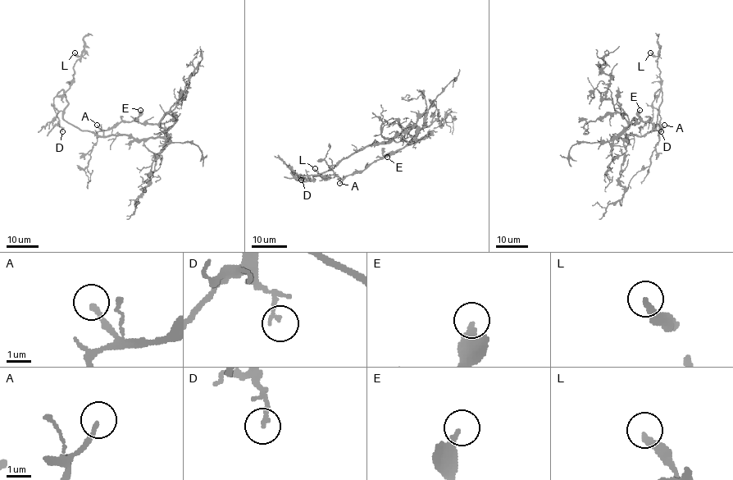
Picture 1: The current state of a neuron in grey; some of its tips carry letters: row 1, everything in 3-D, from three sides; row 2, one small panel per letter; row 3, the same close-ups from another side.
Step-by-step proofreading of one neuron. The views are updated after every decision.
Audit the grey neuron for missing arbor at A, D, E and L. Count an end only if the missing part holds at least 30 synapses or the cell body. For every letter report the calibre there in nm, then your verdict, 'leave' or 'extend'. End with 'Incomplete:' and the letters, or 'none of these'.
A: 180 nm | leave
D: 190 nm | leave
E: 300 nm | leave
L: 240 nm | leave
Incomplete: none of these

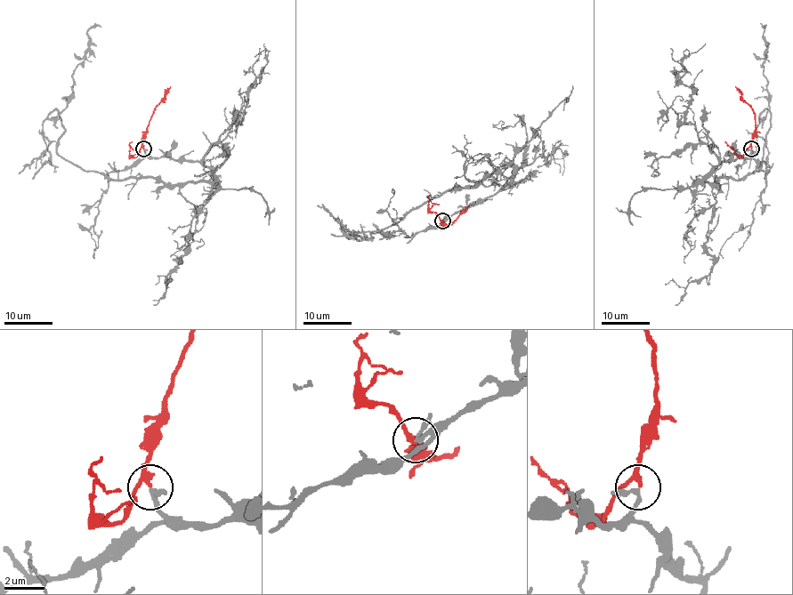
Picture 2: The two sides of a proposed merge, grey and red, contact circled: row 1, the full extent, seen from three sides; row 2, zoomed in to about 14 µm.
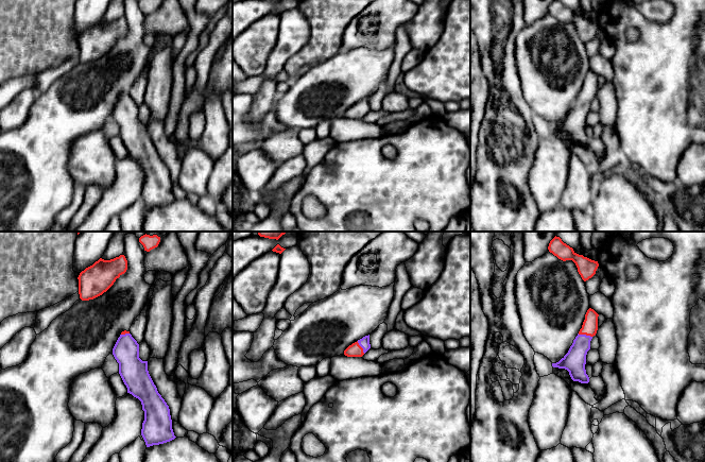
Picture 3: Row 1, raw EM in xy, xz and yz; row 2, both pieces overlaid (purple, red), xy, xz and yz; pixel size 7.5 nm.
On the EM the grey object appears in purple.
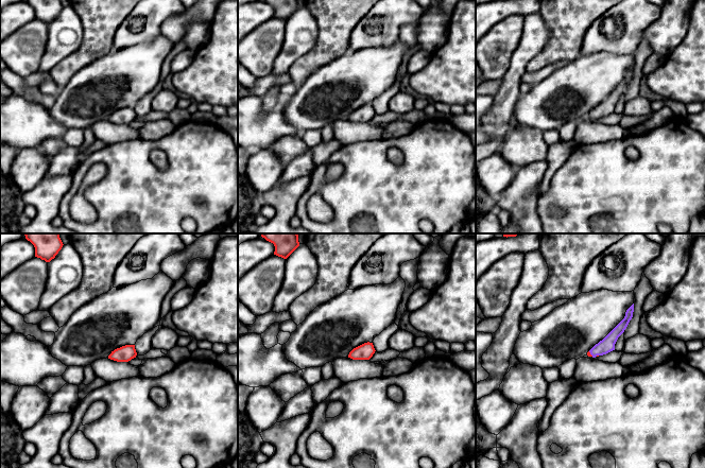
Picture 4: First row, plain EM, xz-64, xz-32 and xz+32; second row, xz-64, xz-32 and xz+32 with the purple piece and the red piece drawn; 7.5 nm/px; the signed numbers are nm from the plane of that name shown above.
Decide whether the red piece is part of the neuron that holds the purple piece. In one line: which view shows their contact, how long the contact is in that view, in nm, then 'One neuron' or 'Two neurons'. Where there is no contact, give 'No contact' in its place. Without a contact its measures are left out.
Touches purple in yz. Shared border 110 nm. One neuron

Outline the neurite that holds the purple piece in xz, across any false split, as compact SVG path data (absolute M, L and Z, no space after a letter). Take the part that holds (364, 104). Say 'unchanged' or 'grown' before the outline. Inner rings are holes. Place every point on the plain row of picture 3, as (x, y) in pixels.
grown; M368 97L349 107L344 113L344 117L347 119L362 119L369 110L371 106Z

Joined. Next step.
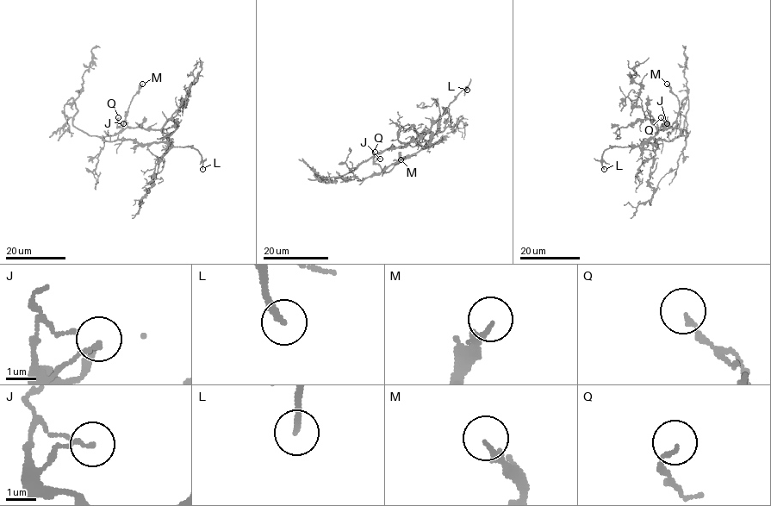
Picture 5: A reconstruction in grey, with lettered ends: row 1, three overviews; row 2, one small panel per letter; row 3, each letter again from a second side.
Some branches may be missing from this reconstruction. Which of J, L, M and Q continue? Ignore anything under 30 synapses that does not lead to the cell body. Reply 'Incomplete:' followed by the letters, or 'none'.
Incomplete: L

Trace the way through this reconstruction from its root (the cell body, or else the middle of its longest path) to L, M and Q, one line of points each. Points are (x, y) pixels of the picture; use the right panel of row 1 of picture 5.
L: (655, 144), (611, 146), (602, 154), (604, 169)
M: (655, 144), (643, 142), (659, 130), (673, 128), (679, 111), (677, 97), (667, 84)
Q: (655, 144), (643, 142), (659, 130), (673, 128), (677, 121), (671, 127), (661, 117)

